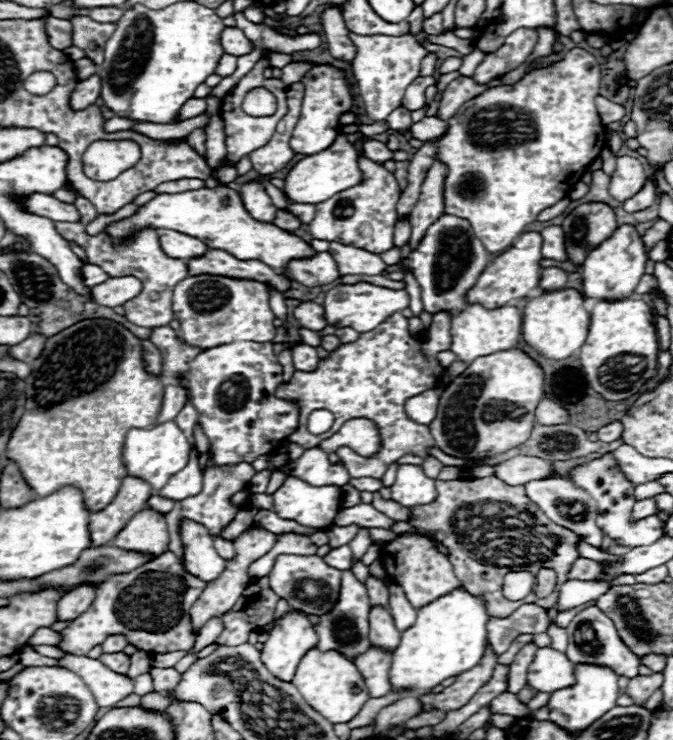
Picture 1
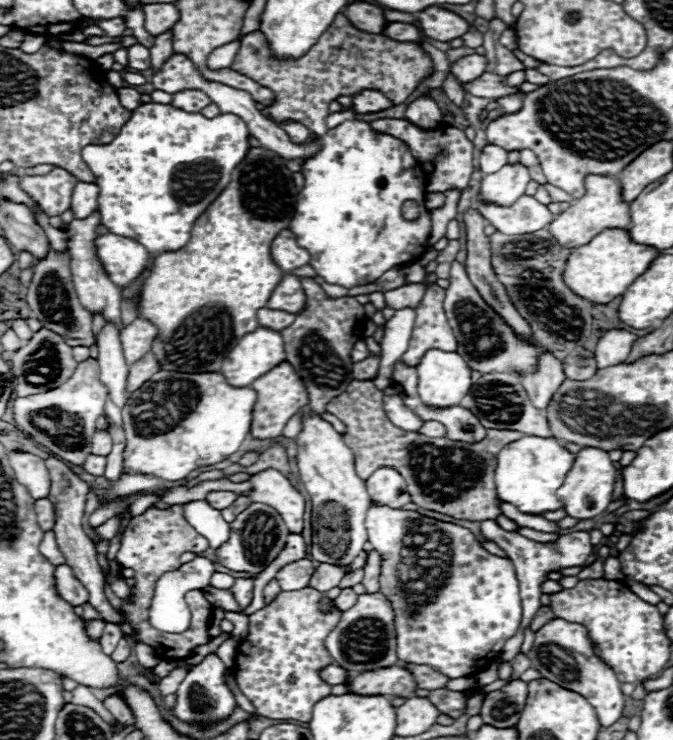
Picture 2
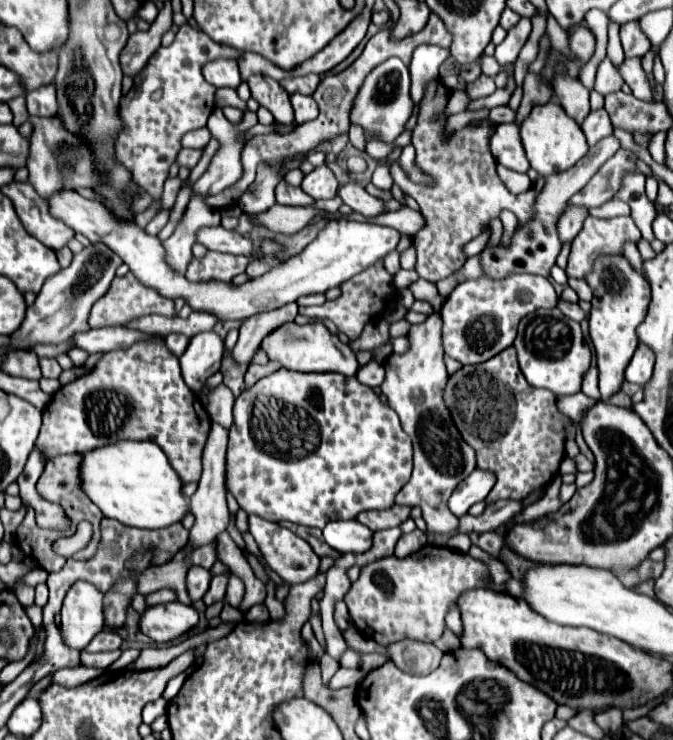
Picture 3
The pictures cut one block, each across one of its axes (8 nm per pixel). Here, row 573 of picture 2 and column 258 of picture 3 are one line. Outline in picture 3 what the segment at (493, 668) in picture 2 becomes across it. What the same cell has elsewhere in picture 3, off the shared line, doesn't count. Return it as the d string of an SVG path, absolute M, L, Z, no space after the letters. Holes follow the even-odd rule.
M256 514L248 516L248 524L250 524L250 534L254 536L254 540L258 544L266 566L270 570L274 570L284 582L300 584L300 582L308 582L310 578L314 578L318 574L320 558L312 552L312 548L306 544L306 540L302 540L300 536L296 536L288 528L282 528L276 522L268 522Z

